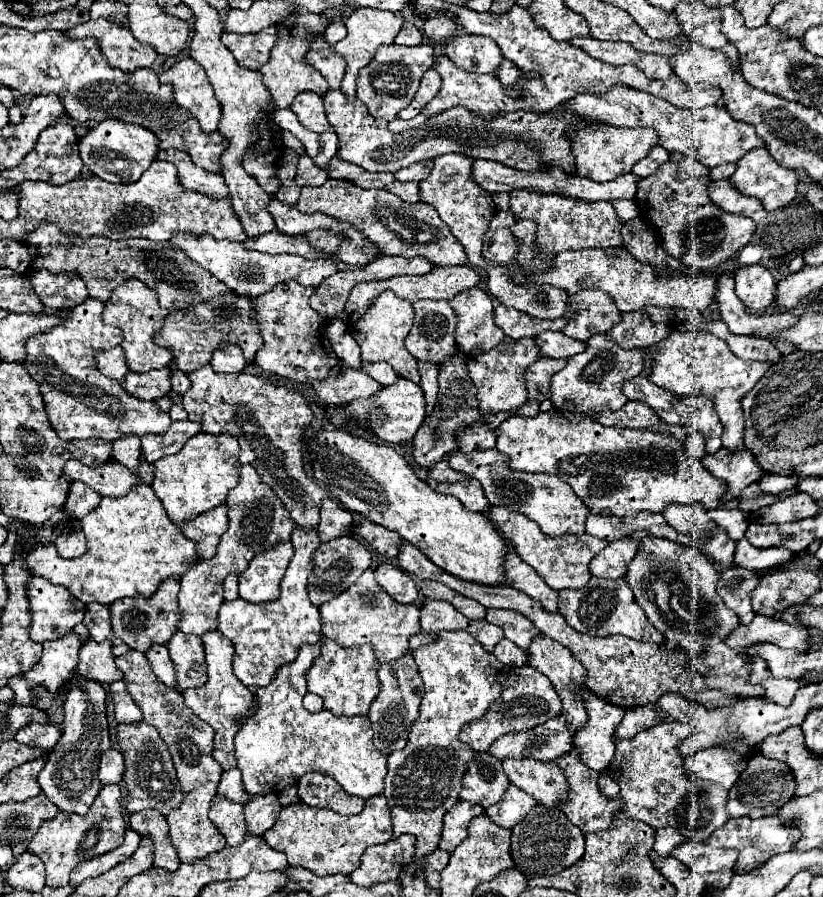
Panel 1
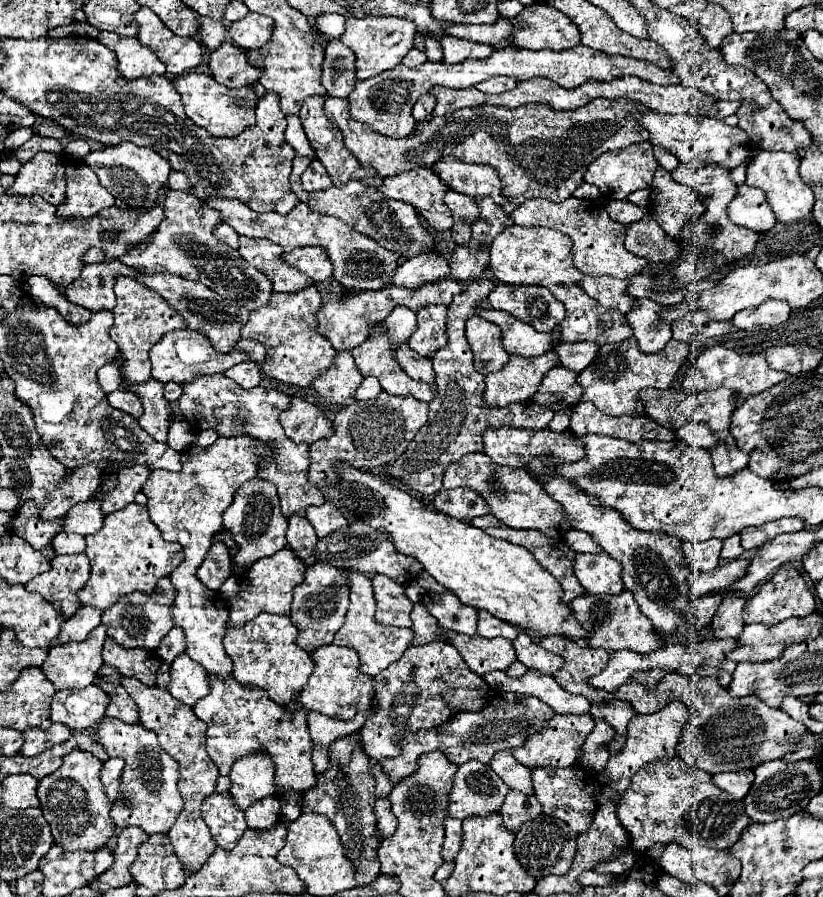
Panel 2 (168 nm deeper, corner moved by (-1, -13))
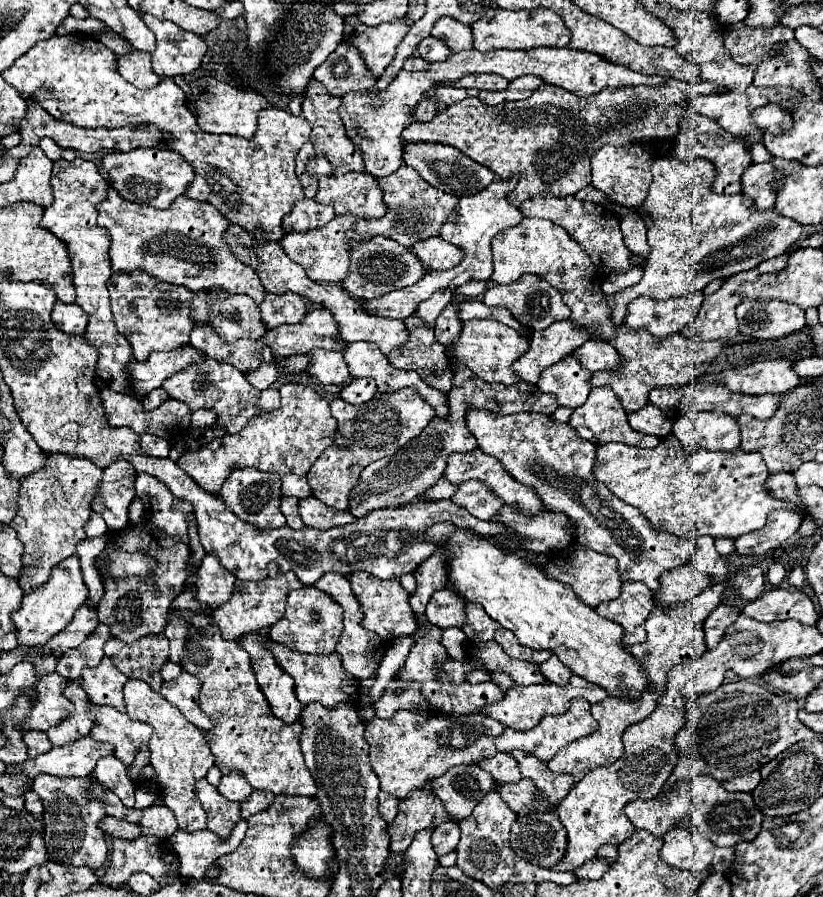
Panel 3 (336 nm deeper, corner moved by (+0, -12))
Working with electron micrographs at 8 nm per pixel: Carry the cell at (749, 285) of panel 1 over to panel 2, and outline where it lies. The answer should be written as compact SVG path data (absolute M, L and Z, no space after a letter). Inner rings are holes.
M767 300L755 308L745 308L733 316L733 324L741 330L757 332L757 330L769 330L785 322L791 314L791 308L787 302L781 300Z

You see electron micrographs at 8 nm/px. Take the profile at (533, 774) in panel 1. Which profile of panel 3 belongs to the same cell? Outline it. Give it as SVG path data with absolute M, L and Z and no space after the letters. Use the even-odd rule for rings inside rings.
M498 753L490 759L482 759L476 765L482 767L484 771L488 771L496 783L512 783L512 781L518 781L522 777L518 763L506 753Z

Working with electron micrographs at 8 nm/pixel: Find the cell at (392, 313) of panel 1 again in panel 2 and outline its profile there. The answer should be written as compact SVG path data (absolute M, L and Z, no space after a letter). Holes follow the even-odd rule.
M399 306L399 308L395 308L395 310L387 316L387 320L383 322L383 328L381 328L379 332L375 332L373 336L369 336L367 342L363 342L363 344L357 346L355 350L351 350L351 354L353 354L353 358L355 358L355 364L357 364L359 372L361 372L363 376L375 376L375 378L381 382L381 386L383 386L385 392L389 392L389 394L411 394L411 396L415 396L415 398L421 400L421 402L431 402L433 396L437 394L437 386L435 386L435 384L421 384L421 382L411 380L411 378L401 370L401 366L397 364L397 358L395 358L395 350L411 338L411 334L415 332L415 326L417 326L417 316L415 316L415 312L413 312L413 310L407 310L407 308L403 308L403 306Z

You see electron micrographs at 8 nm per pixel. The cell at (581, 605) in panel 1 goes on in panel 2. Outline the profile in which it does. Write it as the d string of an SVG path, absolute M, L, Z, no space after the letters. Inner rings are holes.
M629 590L613 596L613 594L587 594L581 598L575 598L571 604L571 614L575 620L589 632L589 638L585 640L591 648L605 648L609 652L617 650L633 650L639 654L649 654L659 648L659 638L655 638L655 630L651 626L651 620L641 614L637 602L633 600L633 594Z

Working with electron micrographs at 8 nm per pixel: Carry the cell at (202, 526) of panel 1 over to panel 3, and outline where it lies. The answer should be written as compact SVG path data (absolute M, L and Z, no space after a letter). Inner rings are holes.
M206 555L200 569L198 569L198 579L196 579L196 601L208 609L216 609L224 605L234 593L234 581L236 577L222 569L218 557Z

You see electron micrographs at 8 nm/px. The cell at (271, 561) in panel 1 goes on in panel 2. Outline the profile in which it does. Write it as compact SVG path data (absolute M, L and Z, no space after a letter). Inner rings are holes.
M283 548L283 550L275 552L273 556L261 558L259 562L255 562L251 566L251 570L247 570L247 574L241 576L241 580L239 580L241 594L239 594L237 602L233 602L229 606L229 622L227 624L241 626L261 612L289 614L291 600L293 600L293 588L297 584L301 584L303 578L305 578L305 564L289 548Z

